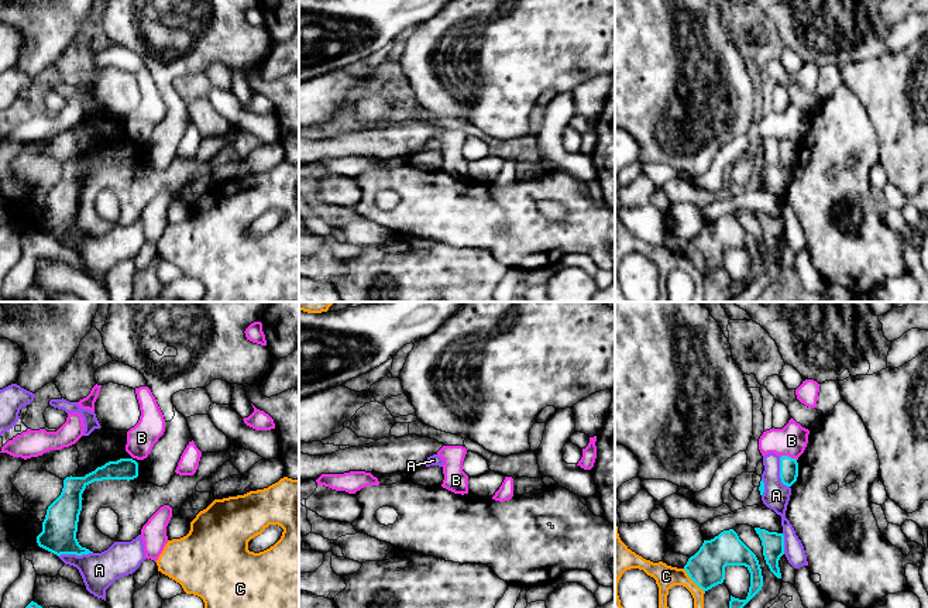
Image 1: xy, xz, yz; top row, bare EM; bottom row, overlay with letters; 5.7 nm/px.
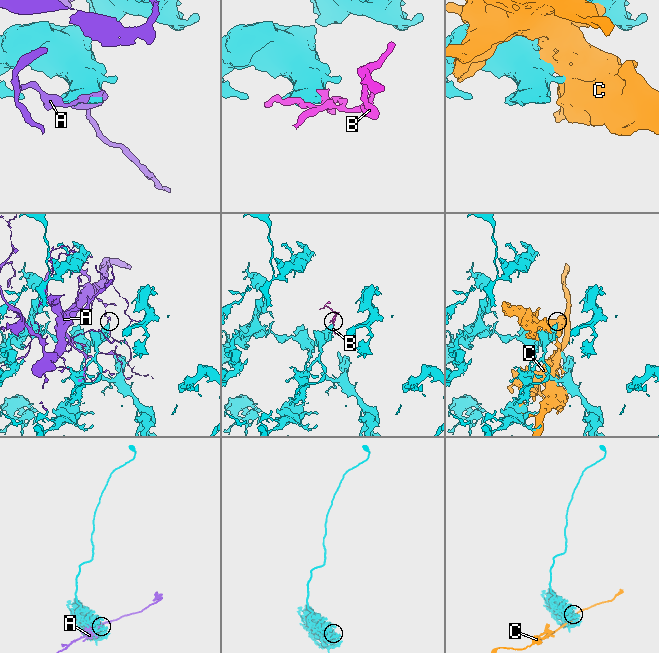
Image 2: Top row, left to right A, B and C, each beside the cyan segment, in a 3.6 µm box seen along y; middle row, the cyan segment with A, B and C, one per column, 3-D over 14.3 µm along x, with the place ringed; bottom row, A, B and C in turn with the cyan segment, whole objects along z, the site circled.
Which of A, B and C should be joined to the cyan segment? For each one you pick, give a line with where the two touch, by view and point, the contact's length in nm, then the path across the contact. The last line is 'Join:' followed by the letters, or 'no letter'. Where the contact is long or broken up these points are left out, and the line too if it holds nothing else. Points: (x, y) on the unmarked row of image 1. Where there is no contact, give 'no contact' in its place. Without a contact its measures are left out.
Join: no letter

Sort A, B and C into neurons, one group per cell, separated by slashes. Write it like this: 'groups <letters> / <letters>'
groups A / B / C

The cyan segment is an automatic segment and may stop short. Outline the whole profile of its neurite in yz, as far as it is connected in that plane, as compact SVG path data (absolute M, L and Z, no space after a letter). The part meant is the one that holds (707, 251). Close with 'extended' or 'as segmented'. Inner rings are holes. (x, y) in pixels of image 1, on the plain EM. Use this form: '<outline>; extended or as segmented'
M733 213L704 224L700 234L684 250L690 262L705 276L725 264L726 250L745 250L750 257L747 281L731 279L731 299L740 295L763 271L763 260L756 238L739 223Z; as segmented

